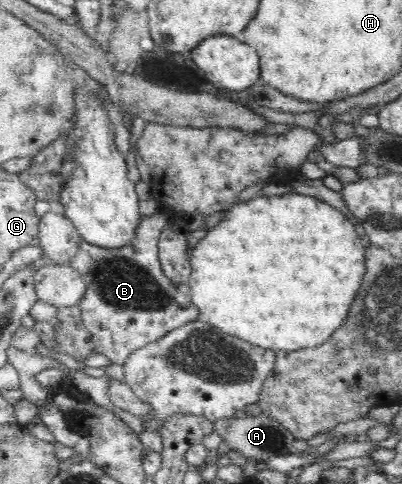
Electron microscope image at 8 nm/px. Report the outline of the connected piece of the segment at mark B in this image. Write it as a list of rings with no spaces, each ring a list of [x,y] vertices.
[[[158,210],[154,215],[140,219],[129,242],[113,248],[94,245],[82,238],[76,253],[66,261],[75,272],[78,272],[79,278],[86,286],[86,291],[78,302],[83,326],[91,334],[95,351],[102,353],[111,363],[123,365],[135,349],[156,341],[171,329],[182,327],[199,317],[199,309],[193,302],[189,284],[173,282],[164,273],[158,257],[160,237],[168,223],[166,213]]]

